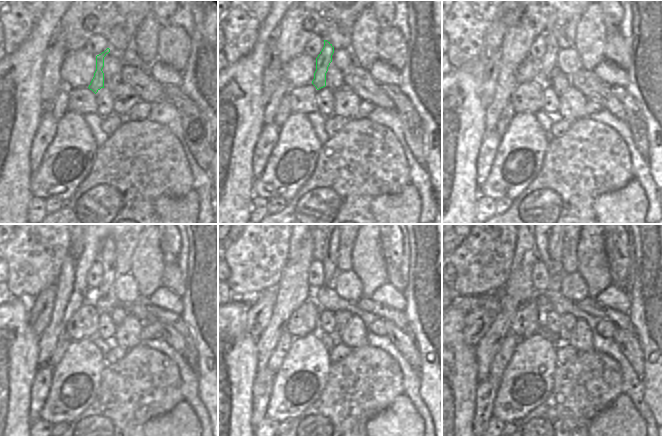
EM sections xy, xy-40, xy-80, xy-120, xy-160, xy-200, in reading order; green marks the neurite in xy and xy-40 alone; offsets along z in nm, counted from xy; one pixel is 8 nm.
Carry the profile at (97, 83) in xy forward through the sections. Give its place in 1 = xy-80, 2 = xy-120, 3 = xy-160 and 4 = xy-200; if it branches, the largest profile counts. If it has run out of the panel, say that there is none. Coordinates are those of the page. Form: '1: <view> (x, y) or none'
1: xy-80 (547, 65)
2: xy-120 (105, 271)
3: xy-160 (330, 250)
4: xy-200 (555, 244)

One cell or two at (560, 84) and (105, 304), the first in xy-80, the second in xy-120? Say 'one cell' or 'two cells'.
two cells

